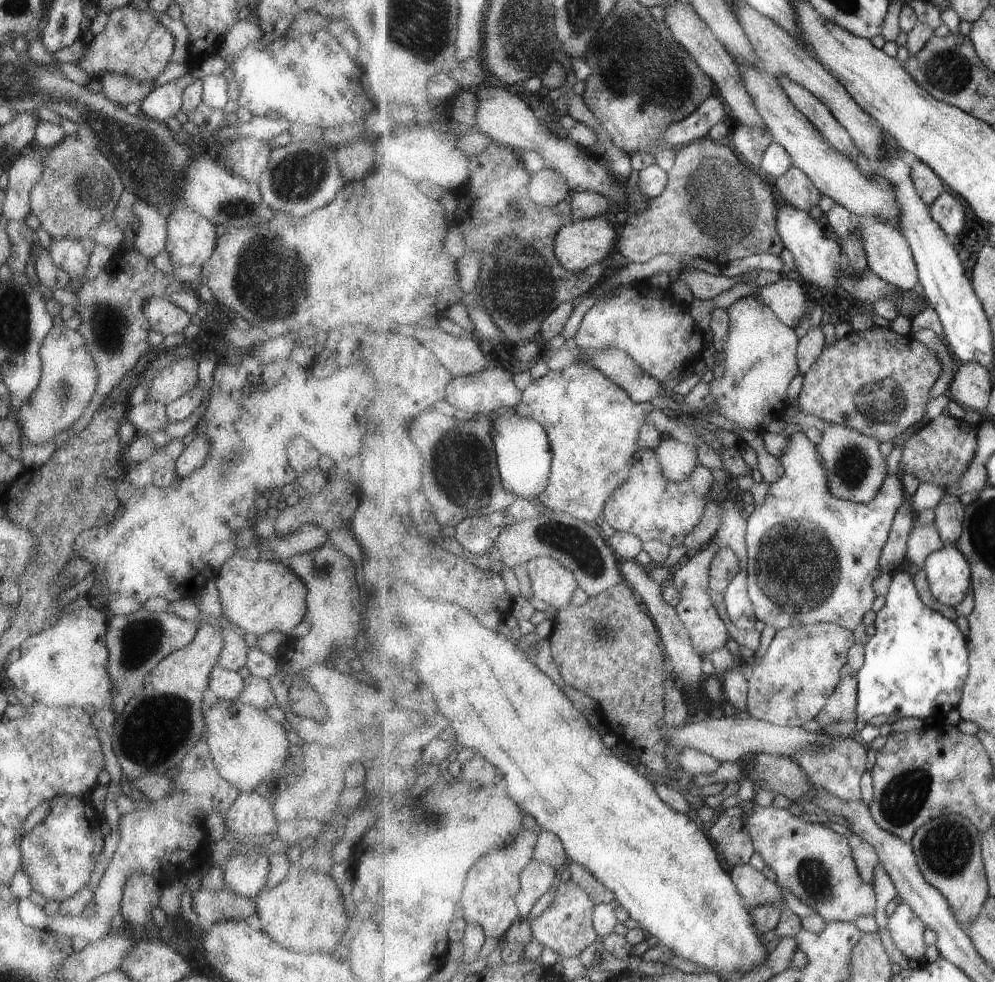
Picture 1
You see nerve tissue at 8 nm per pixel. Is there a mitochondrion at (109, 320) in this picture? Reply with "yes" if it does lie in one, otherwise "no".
yes

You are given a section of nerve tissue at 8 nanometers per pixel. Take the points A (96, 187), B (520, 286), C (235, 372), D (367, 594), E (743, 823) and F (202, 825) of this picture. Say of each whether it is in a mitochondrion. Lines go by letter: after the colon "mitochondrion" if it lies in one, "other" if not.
A: mitochondrion
B: mitochondrion
C: other
D: other
E: other
F: other

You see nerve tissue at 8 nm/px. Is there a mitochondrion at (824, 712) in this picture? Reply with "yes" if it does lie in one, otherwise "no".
no

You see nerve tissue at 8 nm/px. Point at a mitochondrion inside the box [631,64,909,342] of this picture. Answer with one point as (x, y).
(720, 198)

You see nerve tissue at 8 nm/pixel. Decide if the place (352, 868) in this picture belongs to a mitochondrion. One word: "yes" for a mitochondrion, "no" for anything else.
no

